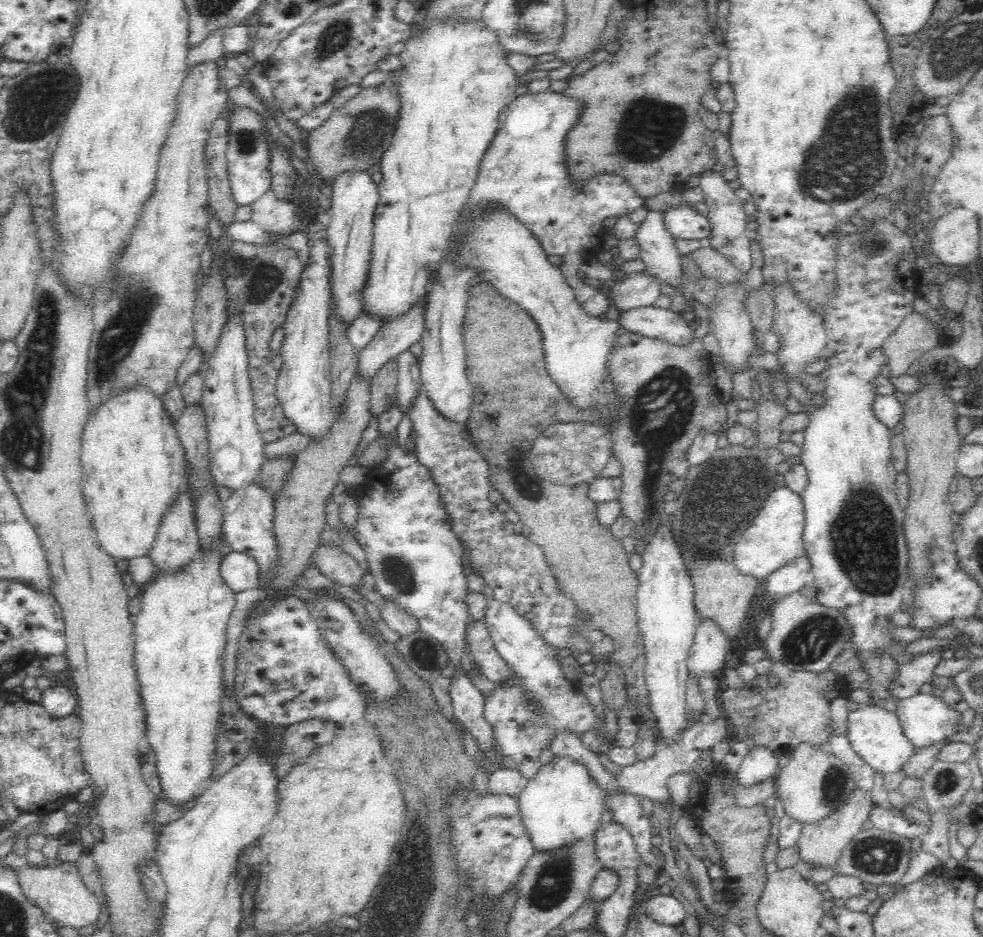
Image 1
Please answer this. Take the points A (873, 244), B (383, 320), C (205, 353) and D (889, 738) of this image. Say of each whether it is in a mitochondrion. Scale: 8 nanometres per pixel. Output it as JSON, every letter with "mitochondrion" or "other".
{"A":"mitochondrion","B":"other","C":"other","D":"other"}

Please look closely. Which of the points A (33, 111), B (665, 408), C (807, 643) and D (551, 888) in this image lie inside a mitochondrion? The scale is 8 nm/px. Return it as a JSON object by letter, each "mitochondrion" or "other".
{"A":"mitochondrion","B":"mitochondrion","C":"mitochondrion","D":"mitochondrion"}

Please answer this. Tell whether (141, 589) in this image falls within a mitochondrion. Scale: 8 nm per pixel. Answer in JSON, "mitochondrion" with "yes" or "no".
{"mitochondrion":"no"}

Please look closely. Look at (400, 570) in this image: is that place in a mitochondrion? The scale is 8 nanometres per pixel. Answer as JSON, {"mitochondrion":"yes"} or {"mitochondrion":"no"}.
{"mitochondrion":"yes"}

